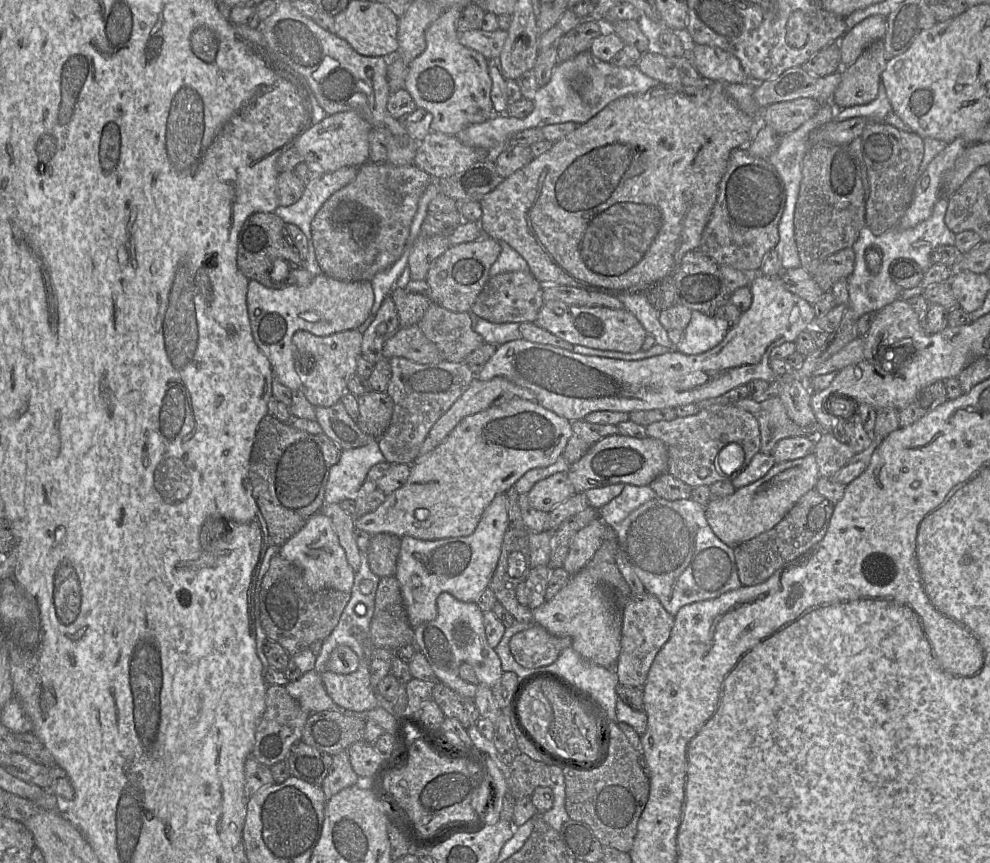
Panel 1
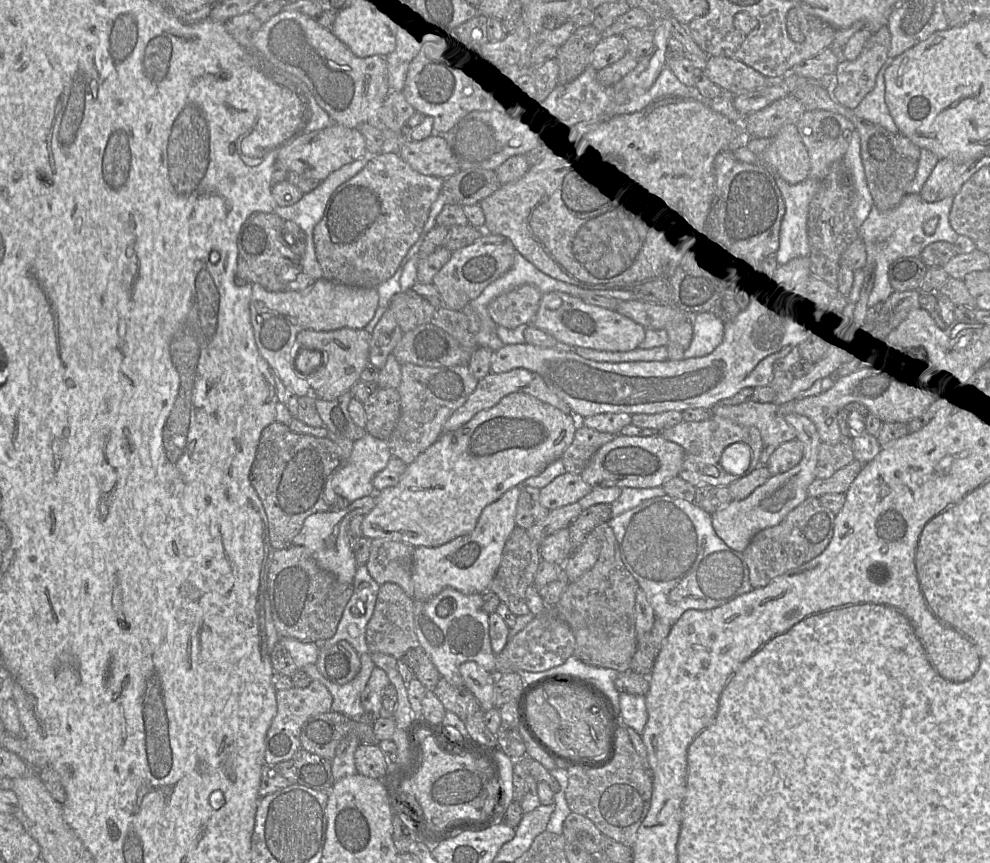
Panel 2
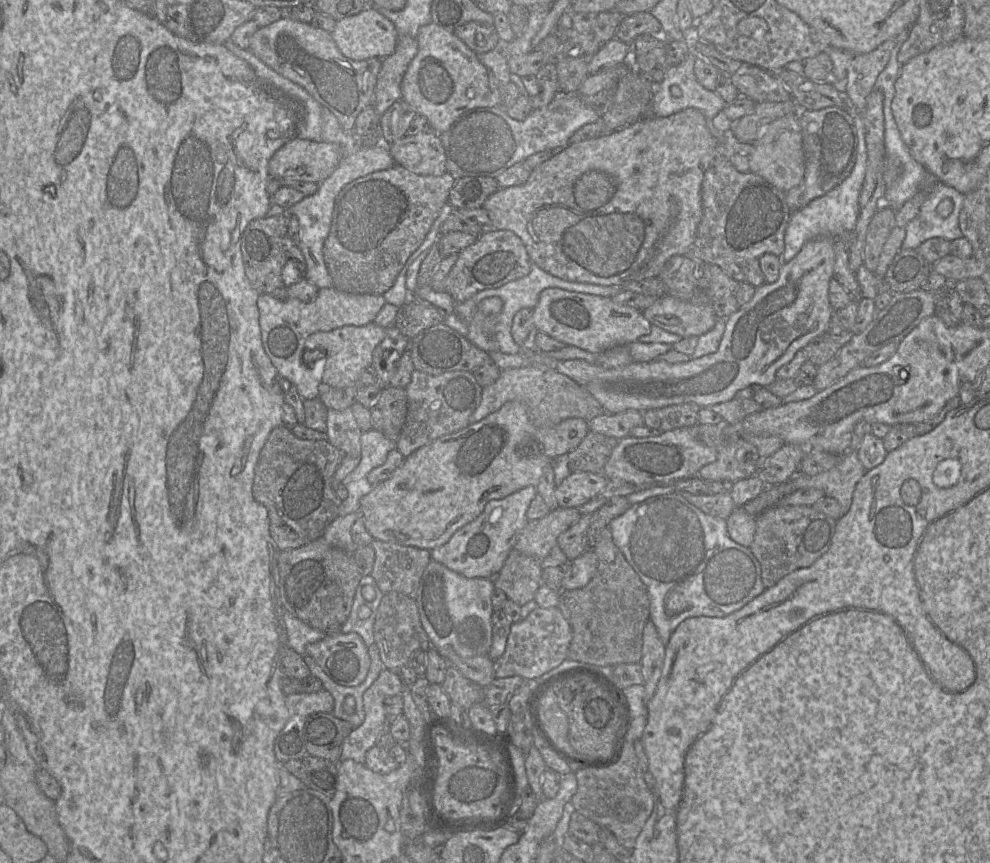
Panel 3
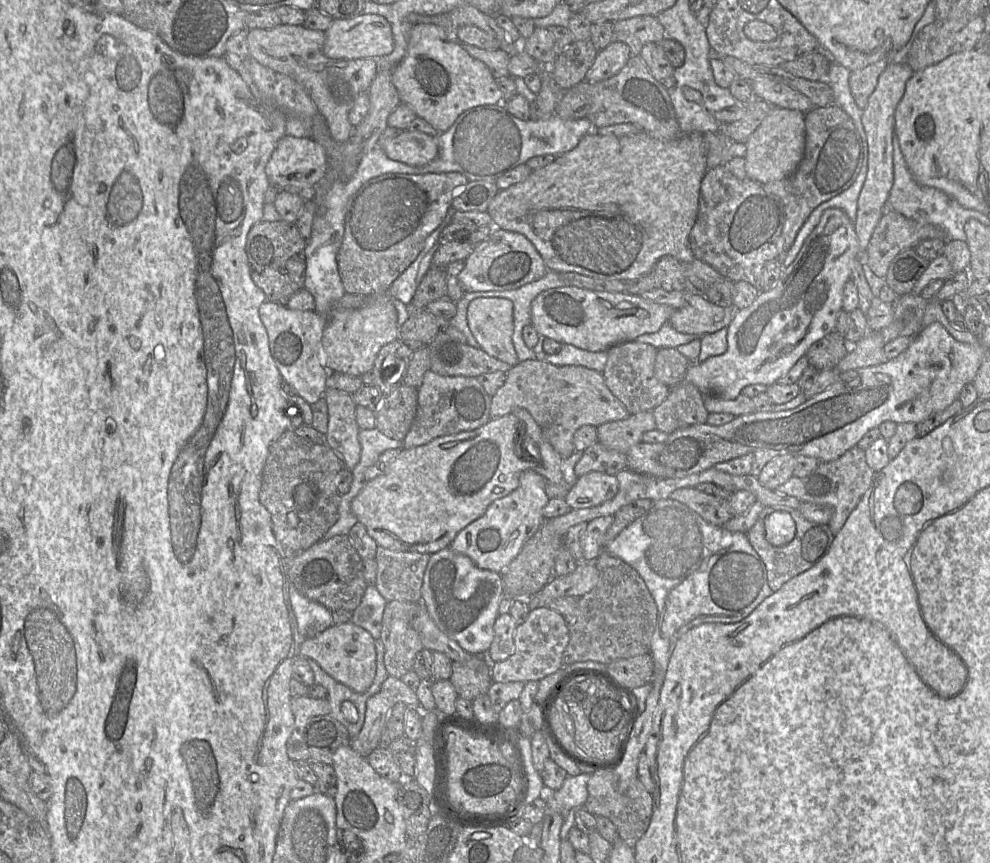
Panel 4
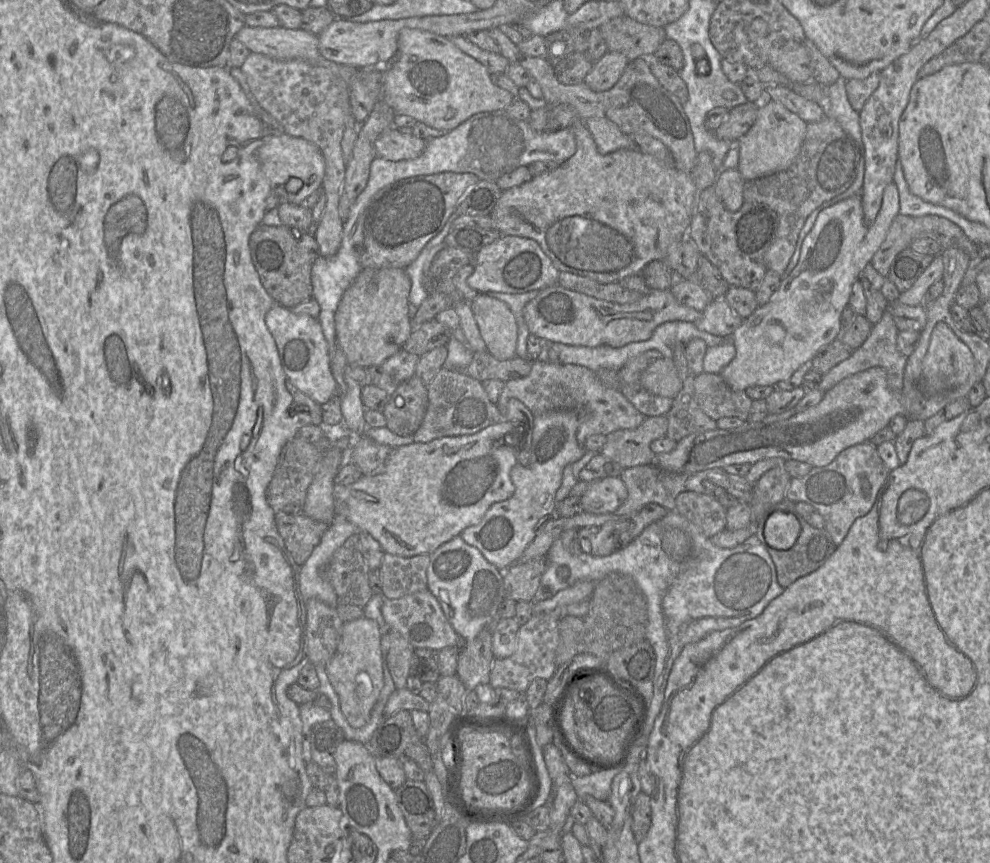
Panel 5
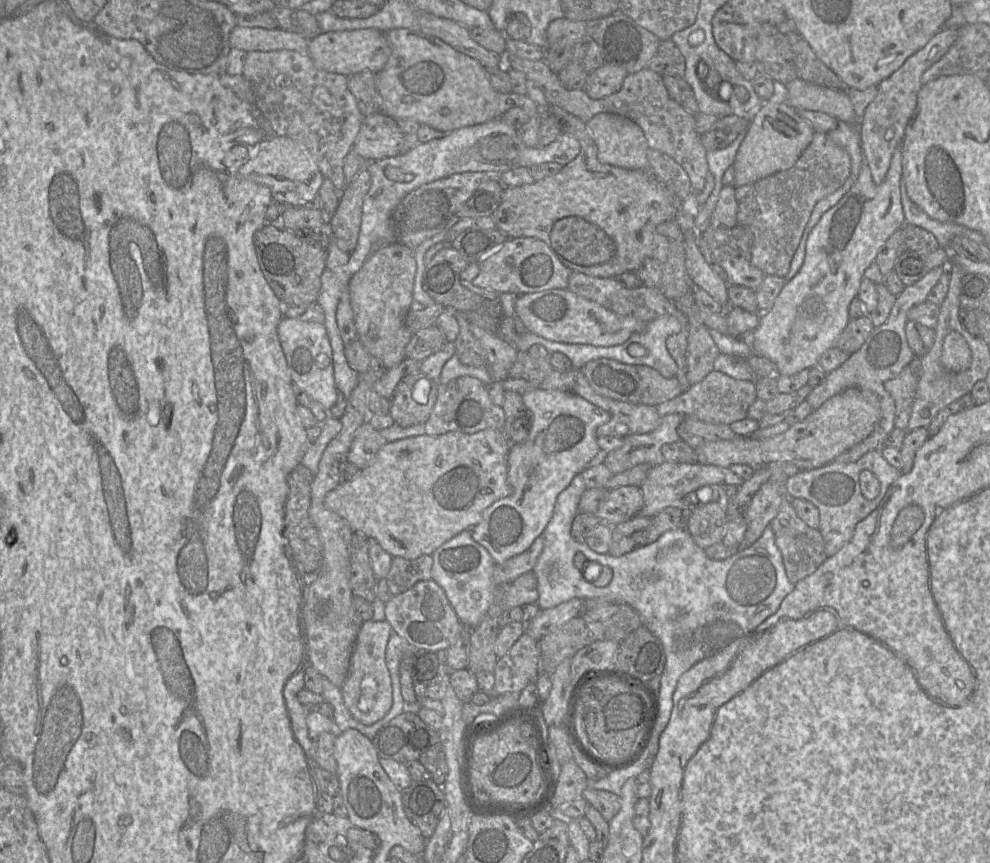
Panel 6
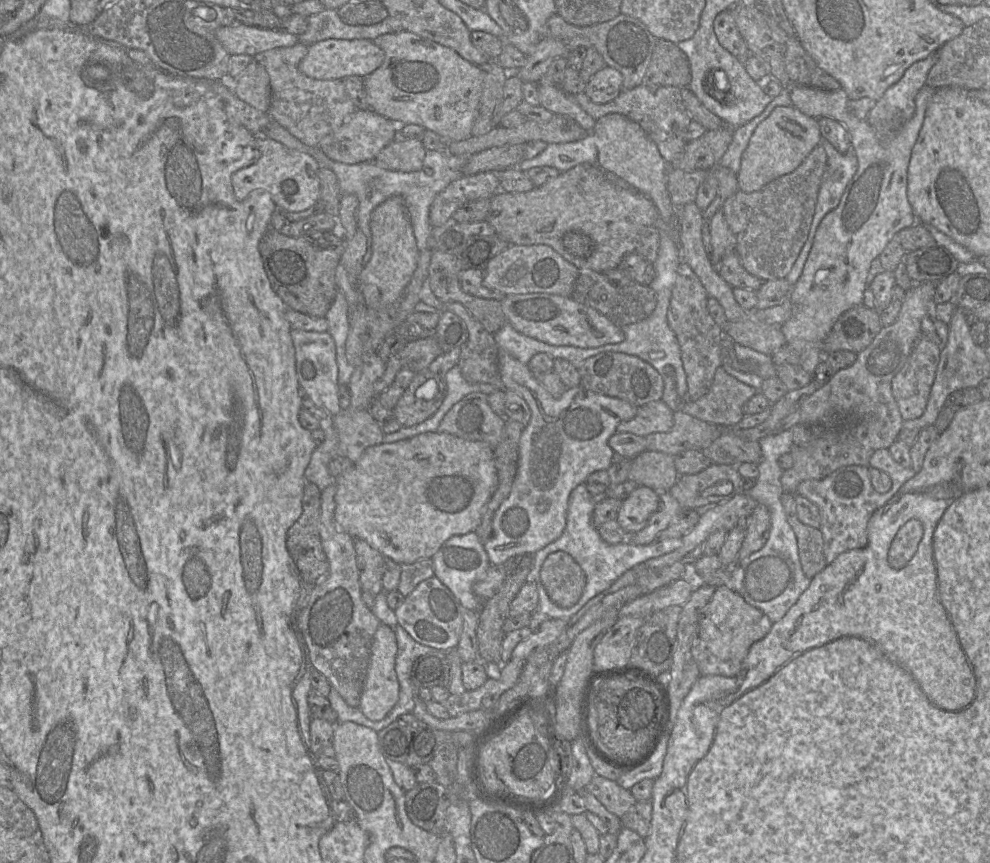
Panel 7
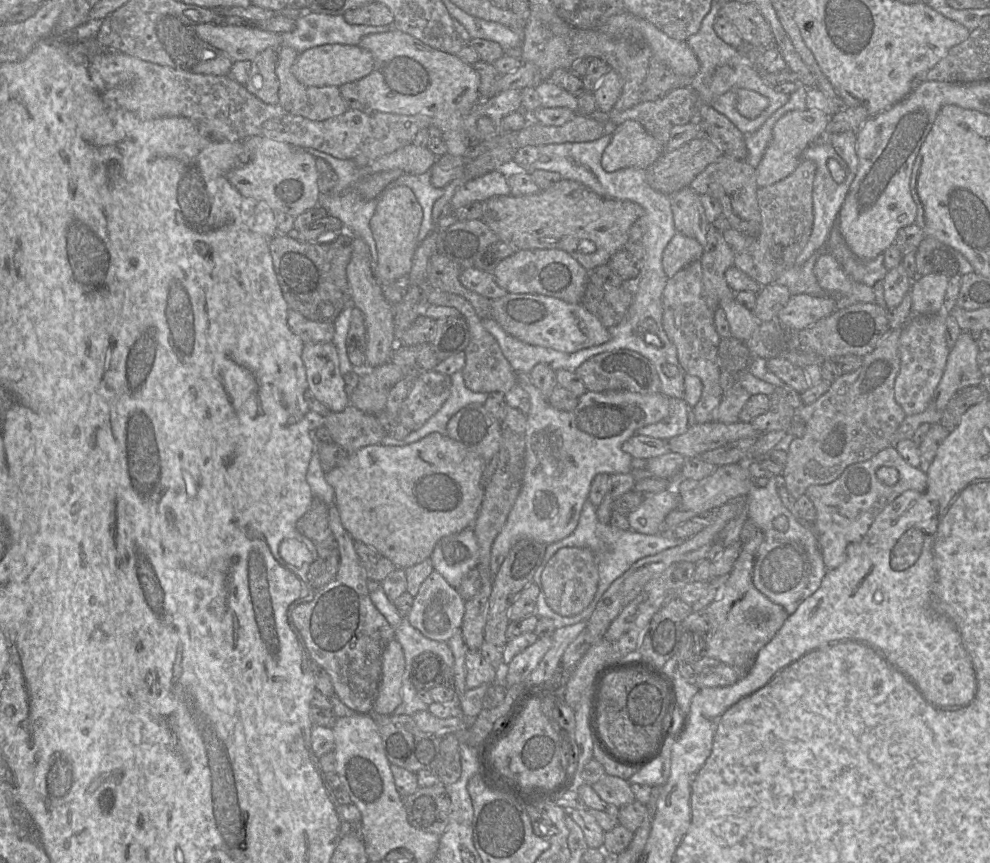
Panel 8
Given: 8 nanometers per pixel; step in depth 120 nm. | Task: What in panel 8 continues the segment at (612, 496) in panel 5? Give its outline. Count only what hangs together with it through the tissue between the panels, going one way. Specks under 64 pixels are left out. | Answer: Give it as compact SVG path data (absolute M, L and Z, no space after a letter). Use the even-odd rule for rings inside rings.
M675 488L645 494L640 506L627 515L630 529L648 535L661 533L665 518L679 503L680 496Z

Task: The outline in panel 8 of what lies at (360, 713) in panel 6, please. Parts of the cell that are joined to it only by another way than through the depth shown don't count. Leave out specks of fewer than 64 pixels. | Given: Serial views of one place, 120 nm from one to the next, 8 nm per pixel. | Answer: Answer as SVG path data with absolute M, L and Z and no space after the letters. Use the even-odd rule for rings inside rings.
M396 639L390 641L382 653L382 672L373 712L392 715L401 703L401 684L404 672L404 655Z

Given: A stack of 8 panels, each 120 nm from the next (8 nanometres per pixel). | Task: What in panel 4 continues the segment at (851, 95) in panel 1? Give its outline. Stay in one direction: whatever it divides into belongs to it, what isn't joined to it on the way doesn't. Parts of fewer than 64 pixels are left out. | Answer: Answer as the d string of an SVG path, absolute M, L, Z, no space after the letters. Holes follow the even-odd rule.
M882 58L862 69L851 71L849 86L857 106L864 110L870 95L875 90L880 74L890 63L888 58Z

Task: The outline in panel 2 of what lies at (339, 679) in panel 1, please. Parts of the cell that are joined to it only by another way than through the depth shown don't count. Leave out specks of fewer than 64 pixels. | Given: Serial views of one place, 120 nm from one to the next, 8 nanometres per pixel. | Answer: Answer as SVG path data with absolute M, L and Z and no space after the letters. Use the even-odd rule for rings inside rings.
M371 653L360 655L361 669L359 673L346 684L336 684L326 679L317 669L316 663L303 668L312 679L324 685L332 695L331 711L352 717L360 717L365 713L361 704L361 694L366 687L375 664L371 659Z

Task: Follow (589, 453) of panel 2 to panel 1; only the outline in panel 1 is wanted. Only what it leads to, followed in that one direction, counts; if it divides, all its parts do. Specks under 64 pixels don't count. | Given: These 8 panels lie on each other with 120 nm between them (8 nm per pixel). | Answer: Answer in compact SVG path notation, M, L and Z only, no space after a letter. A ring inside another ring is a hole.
M585 420L571 422L572 435L562 456L569 465L578 462L601 439L618 434L616 425L593 424Z

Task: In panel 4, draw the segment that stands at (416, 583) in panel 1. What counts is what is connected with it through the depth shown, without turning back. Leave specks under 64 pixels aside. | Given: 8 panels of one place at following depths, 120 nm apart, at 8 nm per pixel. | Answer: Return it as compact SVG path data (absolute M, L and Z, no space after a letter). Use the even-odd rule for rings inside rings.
M534 470L524 471L520 475L518 488L492 502L485 514L462 529L449 547L469 557L478 568L500 573L545 522L543 509L549 502L547 483Z

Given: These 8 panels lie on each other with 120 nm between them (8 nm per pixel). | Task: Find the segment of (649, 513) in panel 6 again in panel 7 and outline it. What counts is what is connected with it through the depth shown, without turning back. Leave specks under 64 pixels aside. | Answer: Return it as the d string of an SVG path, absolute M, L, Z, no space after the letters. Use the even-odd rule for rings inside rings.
M711 463L705 470L692 475L681 475L669 493L683 509L710 509L732 499L745 490L745 480L736 466ZM721 481L731 481L733 490L727 495L711 494L711 486Z

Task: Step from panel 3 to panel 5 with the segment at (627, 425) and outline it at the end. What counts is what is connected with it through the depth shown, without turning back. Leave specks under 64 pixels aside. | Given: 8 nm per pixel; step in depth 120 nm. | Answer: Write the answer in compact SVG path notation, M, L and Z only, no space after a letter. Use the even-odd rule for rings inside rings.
M666 415L647 417L636 429L617 430L606 435L606 443L600 453L624 469L651 464L656 454L650 444L666 437L667 429Z

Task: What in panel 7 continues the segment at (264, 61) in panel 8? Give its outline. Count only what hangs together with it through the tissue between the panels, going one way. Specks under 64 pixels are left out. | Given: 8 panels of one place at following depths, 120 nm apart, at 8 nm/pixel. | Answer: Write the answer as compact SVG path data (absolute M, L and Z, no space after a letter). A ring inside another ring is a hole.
M252 62L235 79L232 91L243 102L260 112L268 112L271 103L270 78L266 69L258 62Z

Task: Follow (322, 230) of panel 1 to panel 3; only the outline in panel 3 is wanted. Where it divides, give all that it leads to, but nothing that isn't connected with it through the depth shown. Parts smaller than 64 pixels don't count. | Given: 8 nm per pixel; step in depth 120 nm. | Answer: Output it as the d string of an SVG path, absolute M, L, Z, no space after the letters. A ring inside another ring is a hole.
M399 164L349 183L335 200L329 234L323 245L324 261L333 287L353 294L383 295L395 283L408 258L423 243L456 182L450 173L417 175Z

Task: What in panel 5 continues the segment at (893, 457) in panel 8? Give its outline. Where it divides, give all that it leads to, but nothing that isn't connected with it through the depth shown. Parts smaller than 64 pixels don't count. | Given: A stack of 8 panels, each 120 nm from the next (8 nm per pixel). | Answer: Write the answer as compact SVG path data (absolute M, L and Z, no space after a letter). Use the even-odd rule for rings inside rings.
M863 442L846 448L827 466L813 467L807 475L791 478L785 498L793 503L803 501L816 508L824 519L824 528L831 535L834 544L839 546L853 522L872 509L889 472L877 452L877 446L871 442ZM863 476L866 476L871 483L869 495L865 495L861 489Z

